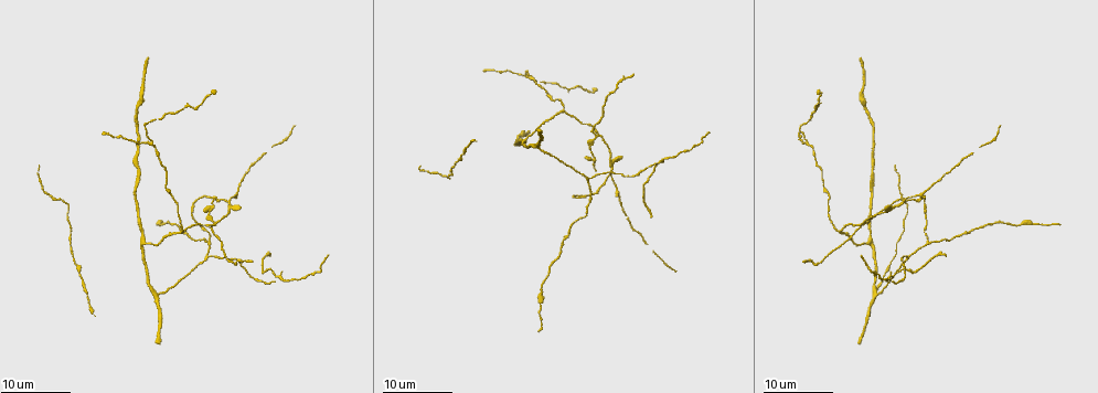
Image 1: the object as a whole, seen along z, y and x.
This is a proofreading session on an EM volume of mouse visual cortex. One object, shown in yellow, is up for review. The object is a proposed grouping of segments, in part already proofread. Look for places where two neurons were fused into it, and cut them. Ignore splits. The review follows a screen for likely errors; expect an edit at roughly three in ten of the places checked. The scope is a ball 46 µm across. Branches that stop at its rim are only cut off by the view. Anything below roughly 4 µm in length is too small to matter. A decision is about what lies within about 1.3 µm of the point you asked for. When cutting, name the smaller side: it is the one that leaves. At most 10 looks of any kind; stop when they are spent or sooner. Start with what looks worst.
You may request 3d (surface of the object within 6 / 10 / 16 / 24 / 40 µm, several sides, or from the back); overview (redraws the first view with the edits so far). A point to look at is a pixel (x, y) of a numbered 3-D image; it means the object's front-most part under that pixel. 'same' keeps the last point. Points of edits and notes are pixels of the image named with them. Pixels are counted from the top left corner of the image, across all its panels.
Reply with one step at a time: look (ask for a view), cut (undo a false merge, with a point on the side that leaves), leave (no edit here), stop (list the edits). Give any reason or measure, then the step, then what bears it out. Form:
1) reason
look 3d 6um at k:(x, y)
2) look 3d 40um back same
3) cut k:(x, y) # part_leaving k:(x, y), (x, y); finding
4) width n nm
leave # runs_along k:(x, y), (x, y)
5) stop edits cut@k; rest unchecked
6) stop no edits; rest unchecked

two arms at a narrow angle
look 3d 16um at 1:(596, 135)

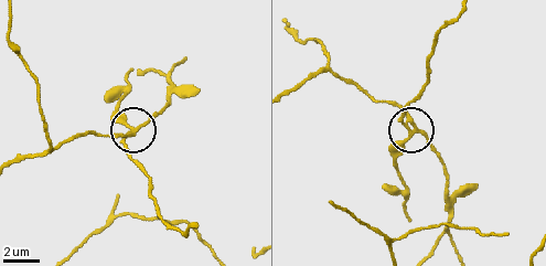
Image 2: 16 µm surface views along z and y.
look 3d 10um at 2:(410, 129)

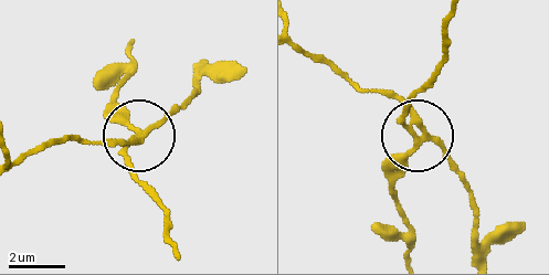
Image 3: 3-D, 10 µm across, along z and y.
width 190 nm
cut 3:(122, 114) # a second neuron is stuck on

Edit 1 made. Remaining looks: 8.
look overview

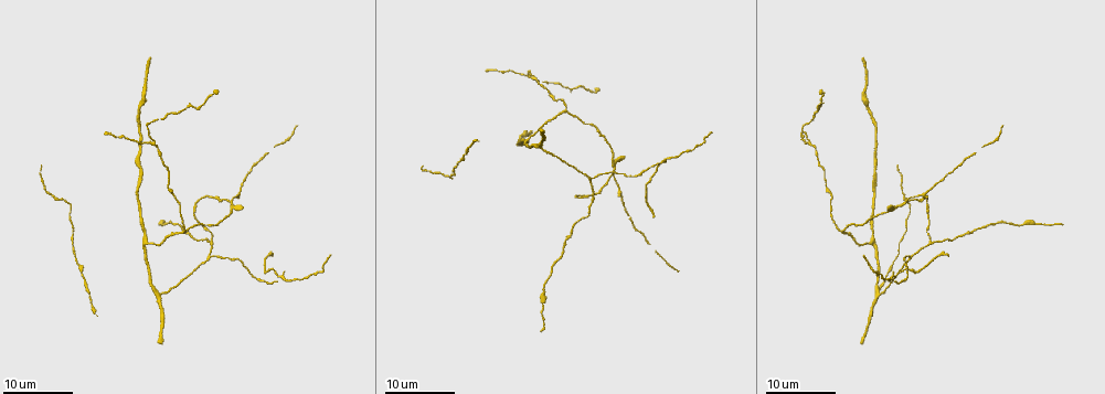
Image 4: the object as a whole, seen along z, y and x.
look 3d 24um at 4:(542, 149)

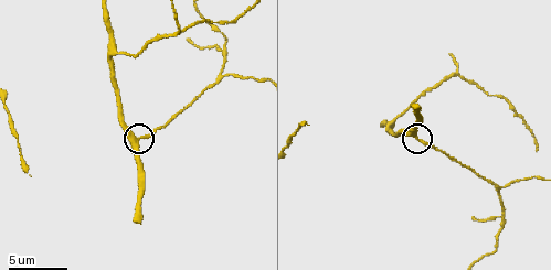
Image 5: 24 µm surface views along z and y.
closer look
look 3d 10um at 5:(412, 135)

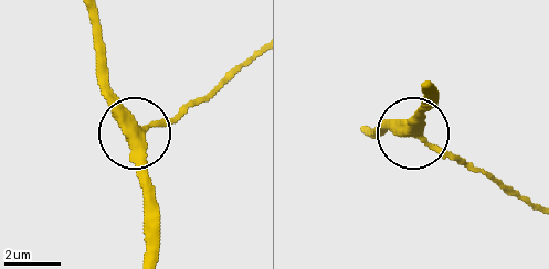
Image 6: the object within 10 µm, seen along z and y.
leave # runs_along 6:(88, 13), (95, 78), (129, 135), (146, 217); all the same neuron

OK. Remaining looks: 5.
a fork
look 3d 24um at 4:(807, 142)

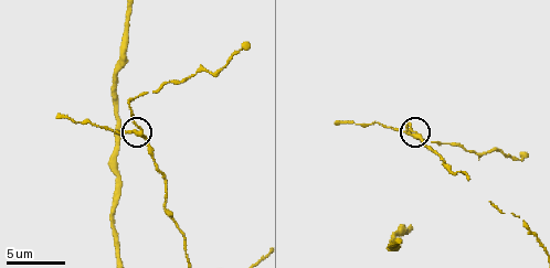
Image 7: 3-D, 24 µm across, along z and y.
look 3d 6um at 7:(414, 134)

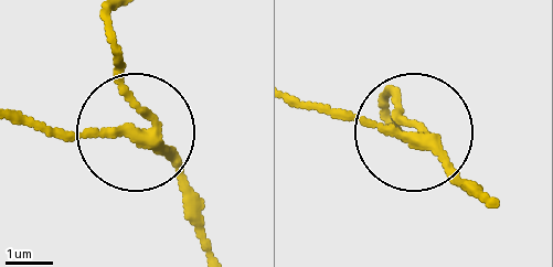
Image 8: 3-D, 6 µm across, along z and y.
leave # runs_along 8:(493, 201), (418, 142), (293, 103); one neuron here

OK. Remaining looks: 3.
branch point
look 3d 24um at 4:(908, 201)

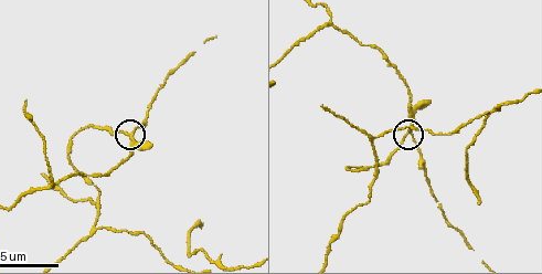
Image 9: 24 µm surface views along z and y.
zoom in
look 3d 10um at 9:(411, 132)

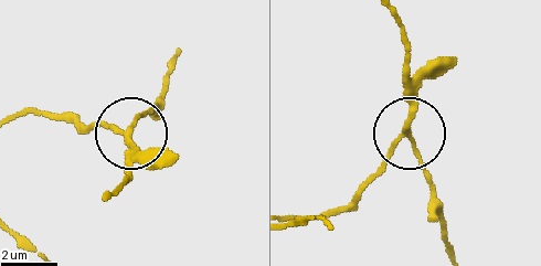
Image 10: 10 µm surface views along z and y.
width 160 nm
leave # runs_along 10:(398, 19), (412, 137), (437, 199); continuous, no second neuron

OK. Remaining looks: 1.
two arms in line, one across
look 3d 10um at 5:(110, 44)

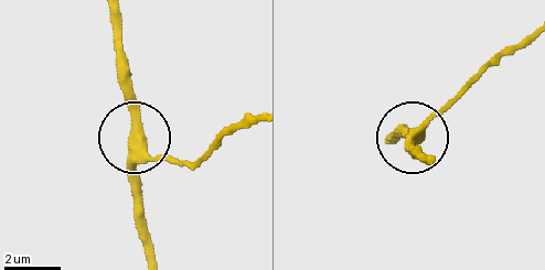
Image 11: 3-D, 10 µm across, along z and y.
width 360 nm
leave # runs_along 11:(250, 117), (194, 162), (151, 154), (137, 129), (129, 60); all the same neuron

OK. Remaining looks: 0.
stop edits cut@3; rest unchecked

